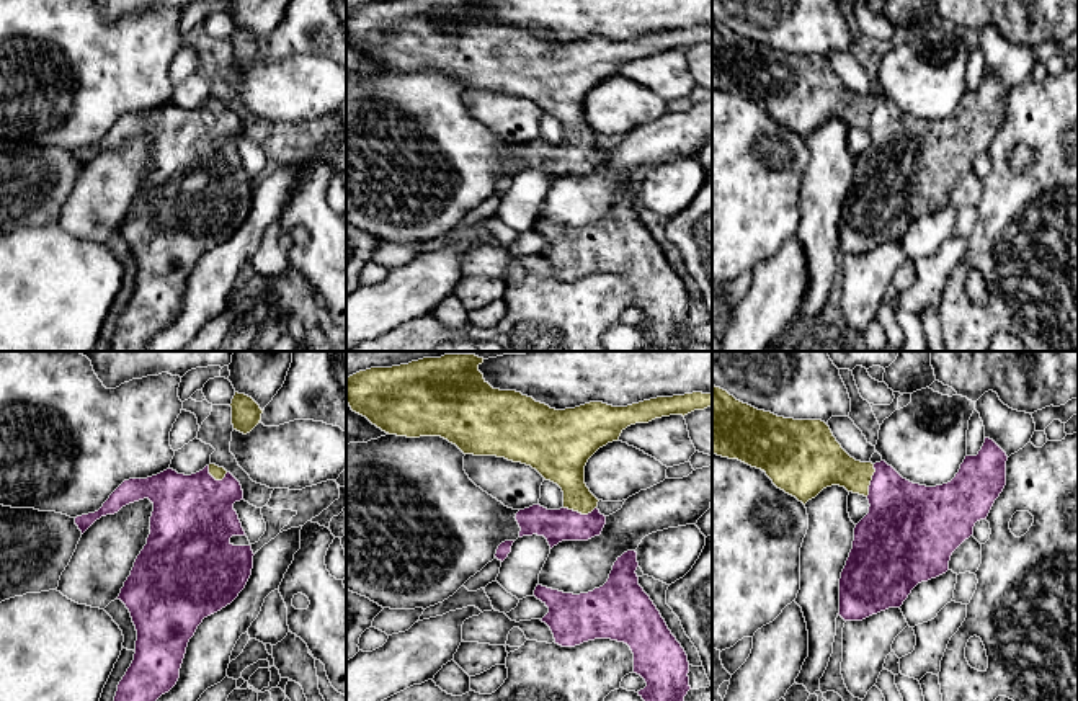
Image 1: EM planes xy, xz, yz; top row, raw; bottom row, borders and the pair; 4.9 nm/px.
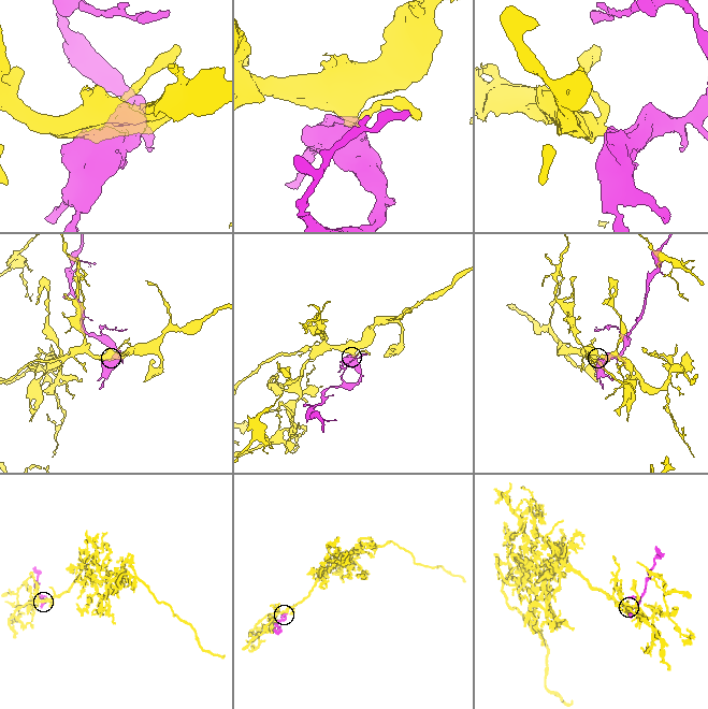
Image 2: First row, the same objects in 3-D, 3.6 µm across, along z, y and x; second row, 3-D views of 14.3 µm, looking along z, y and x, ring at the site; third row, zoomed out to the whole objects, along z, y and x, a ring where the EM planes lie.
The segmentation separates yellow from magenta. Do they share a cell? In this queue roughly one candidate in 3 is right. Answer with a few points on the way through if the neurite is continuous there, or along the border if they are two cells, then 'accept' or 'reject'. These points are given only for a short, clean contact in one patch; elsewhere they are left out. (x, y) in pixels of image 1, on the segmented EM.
across xz (564, 464), (580, 512), (569, 523), (561, 525) | accept

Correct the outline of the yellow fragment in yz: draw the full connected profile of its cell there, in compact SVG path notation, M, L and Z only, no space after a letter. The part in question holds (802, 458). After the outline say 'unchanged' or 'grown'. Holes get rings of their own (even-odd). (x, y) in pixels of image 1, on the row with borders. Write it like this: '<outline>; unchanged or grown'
M712 384L712 454L738 459L761 469L773 484L795 497L804 505L831 485L864 495L869 500L869 513L856 525L854 541L840 578L840 616L844 621L862 621L889 608L900 608L911 590L949 570L952 552L973 534L973 526L987 520L995 500L1006 485L1006 453L990 438L977 456L965 456L956 477L942 485L926 487L903 479L885 461L861 462L851 458L822 420L794 420L758 410L737 400L727 391Z; grown

